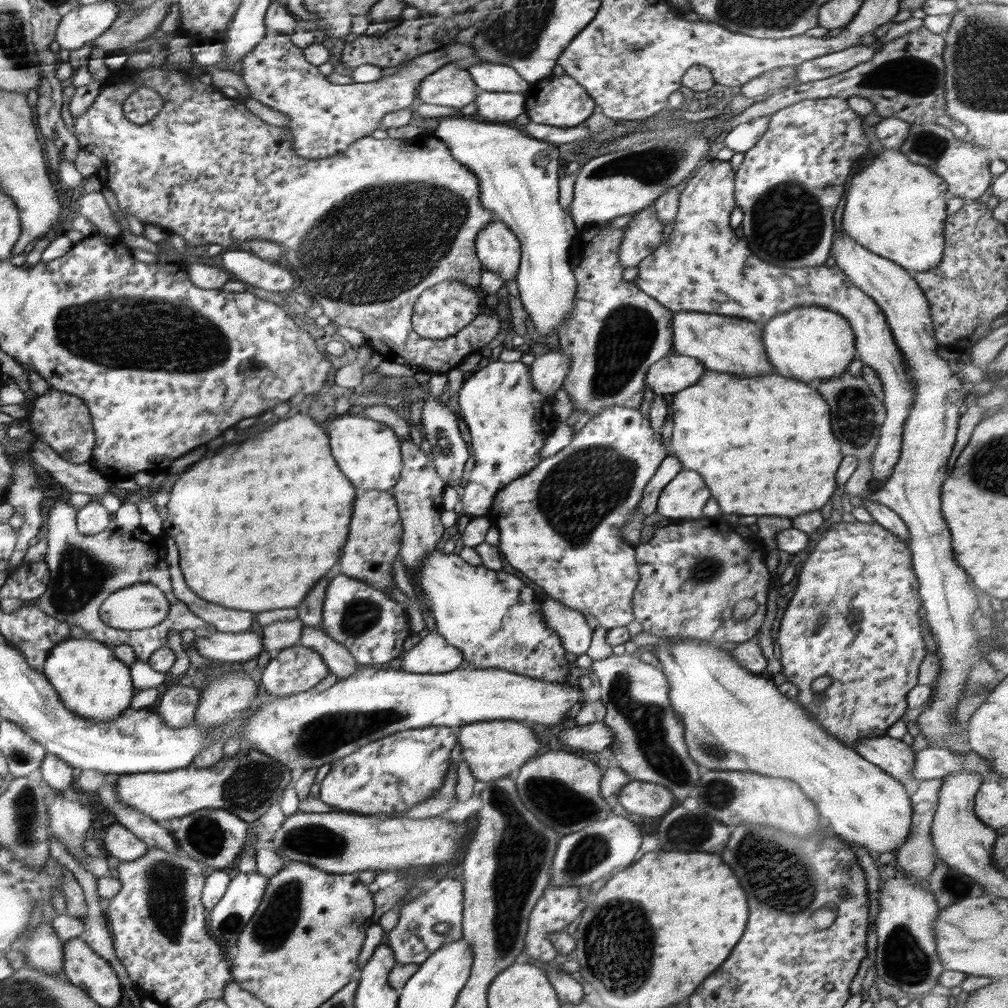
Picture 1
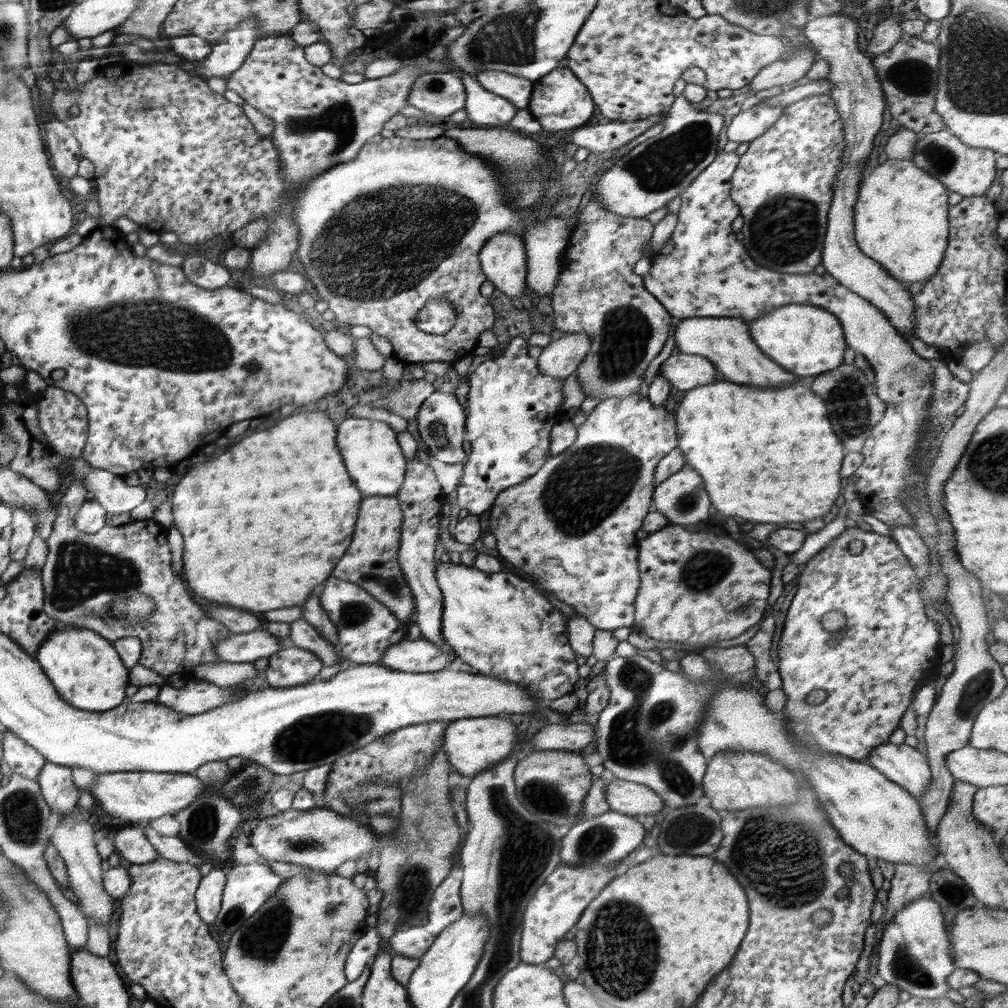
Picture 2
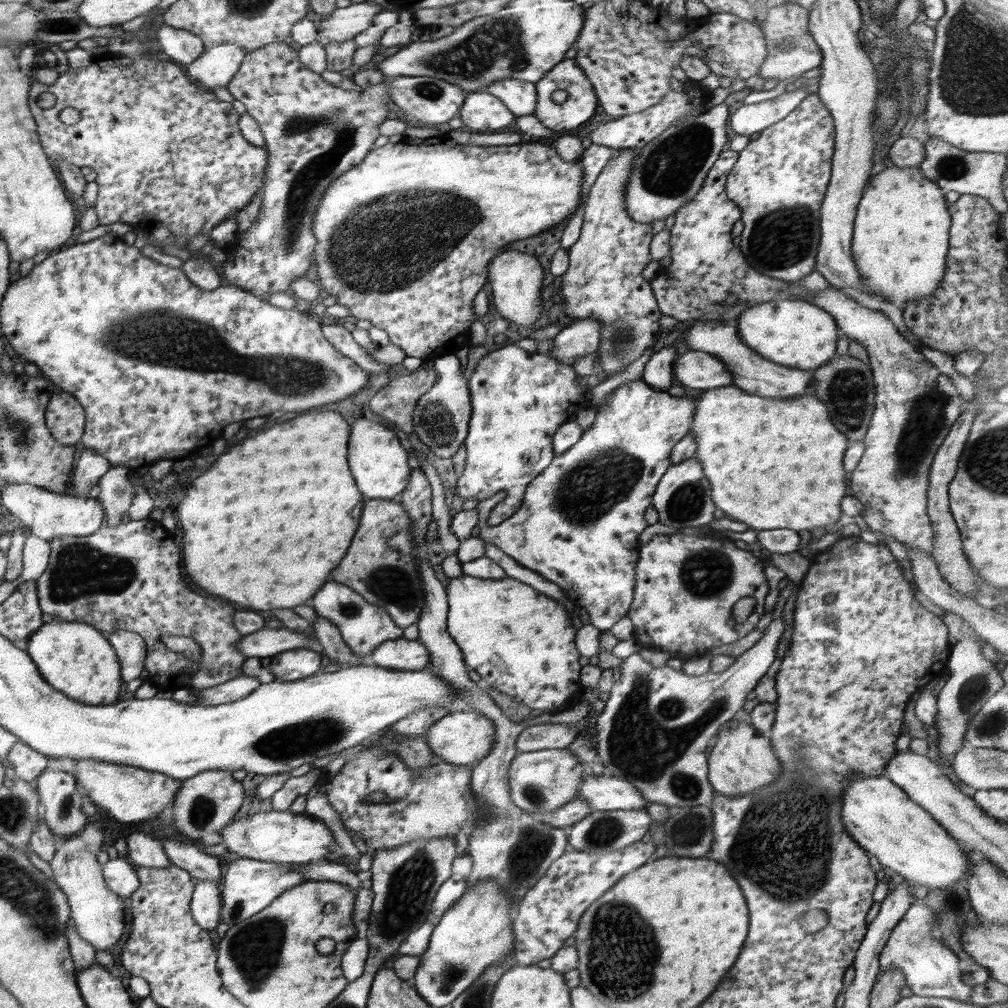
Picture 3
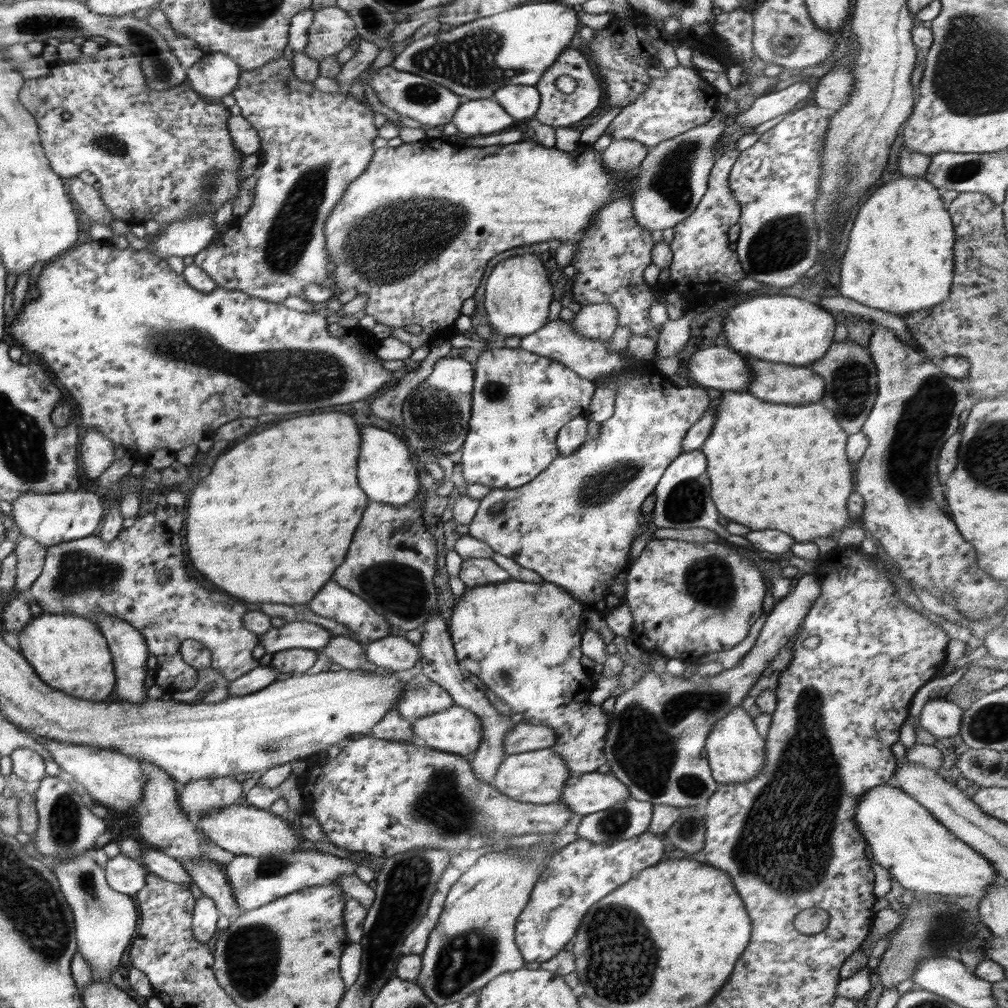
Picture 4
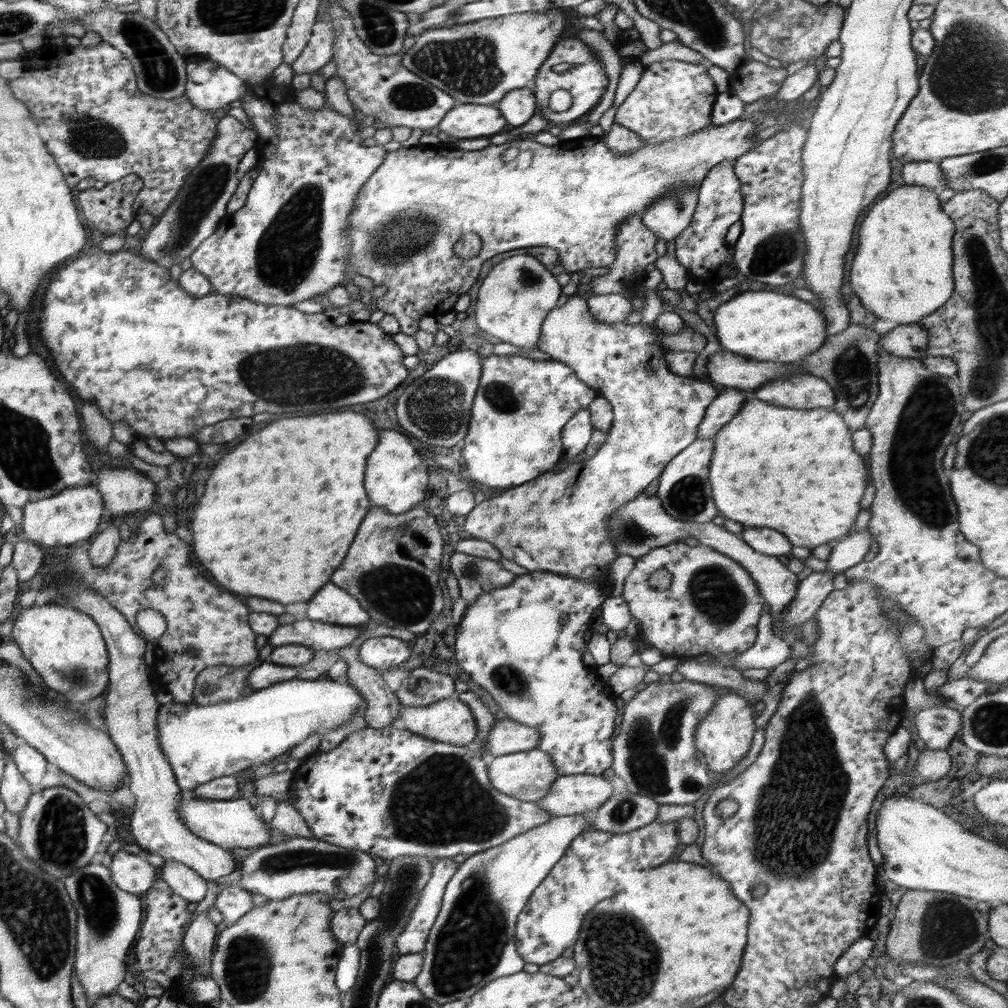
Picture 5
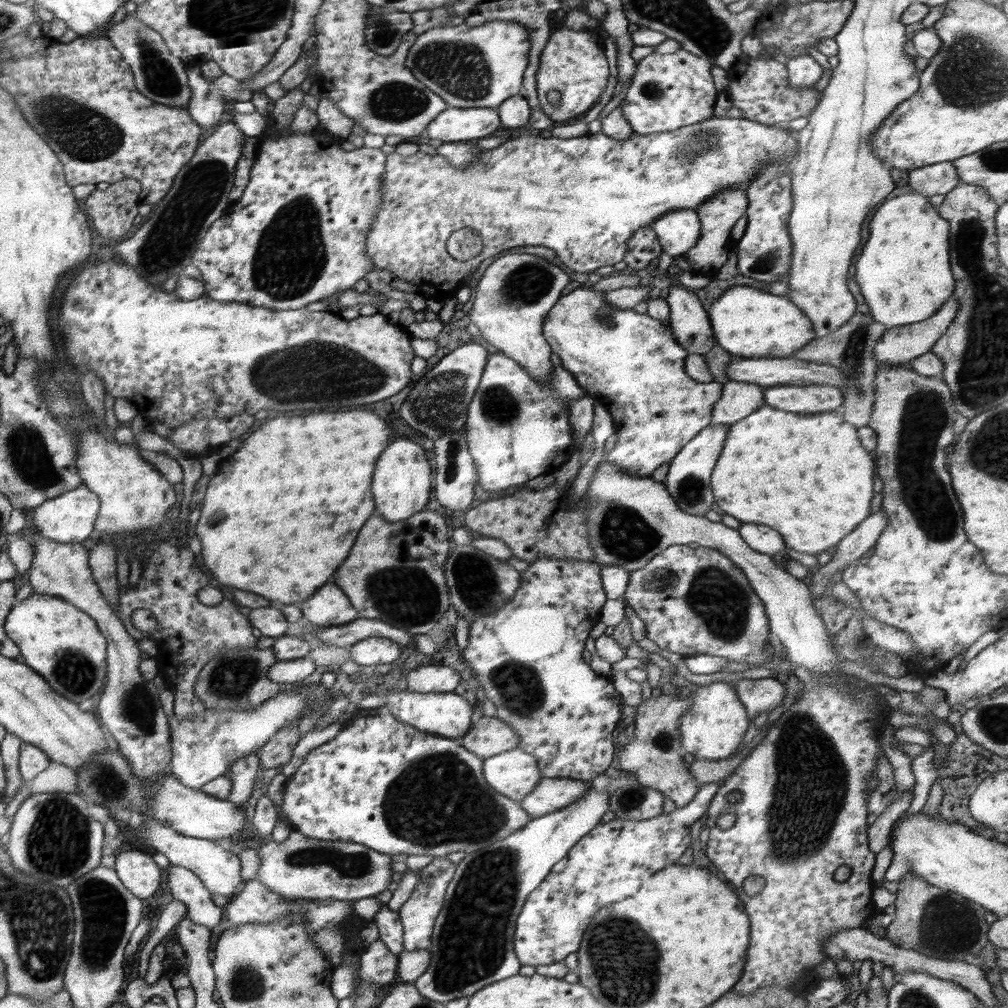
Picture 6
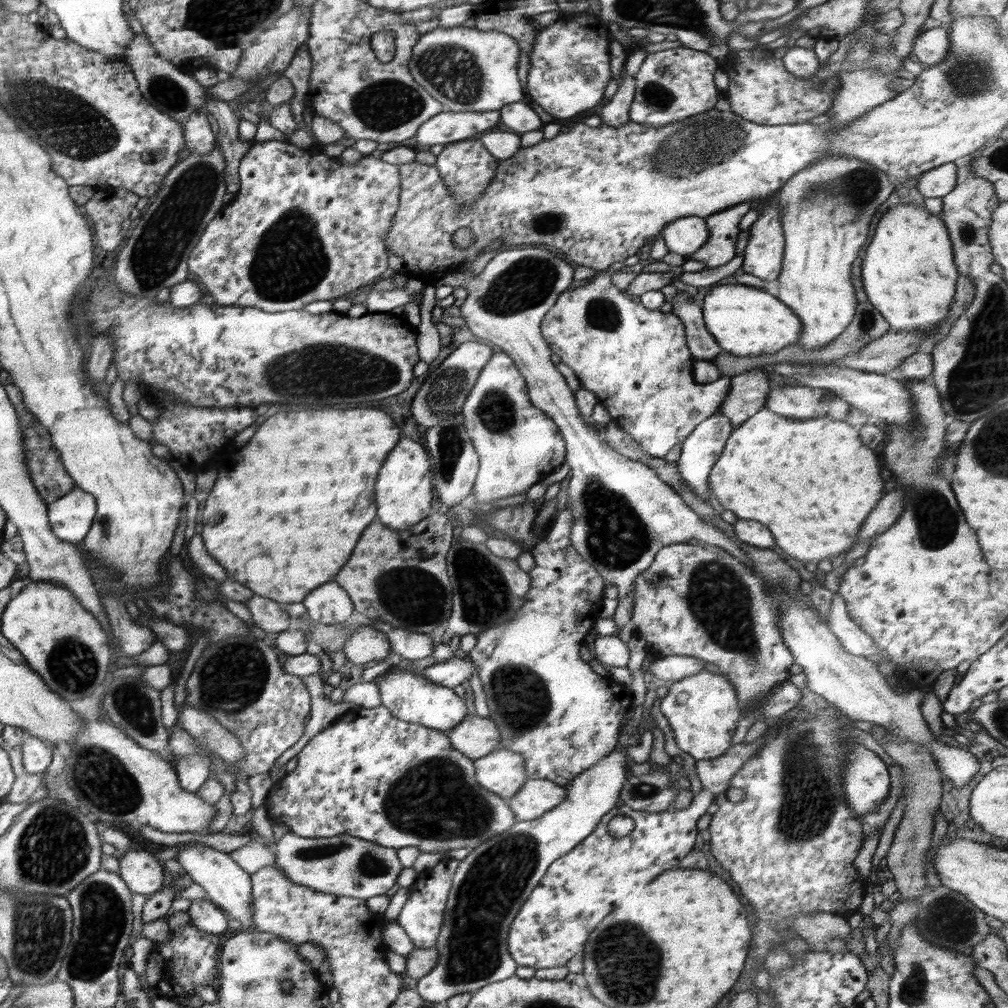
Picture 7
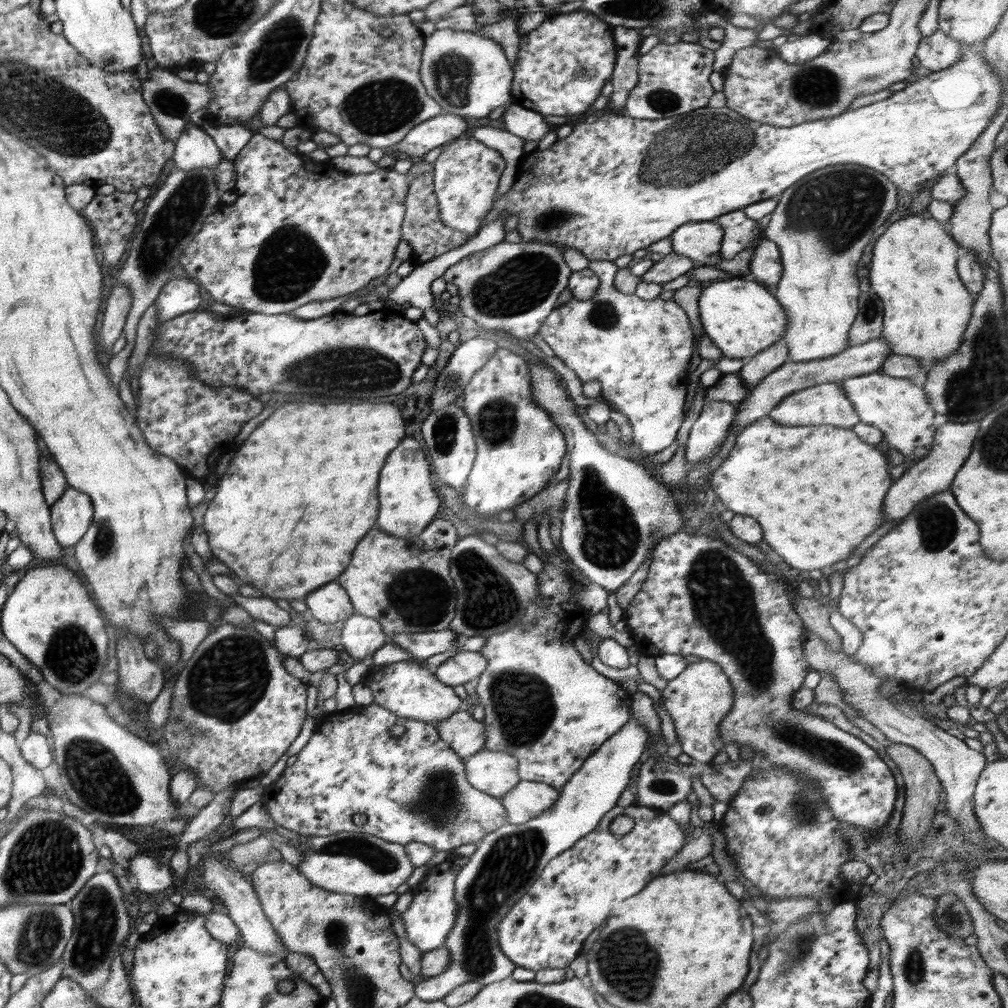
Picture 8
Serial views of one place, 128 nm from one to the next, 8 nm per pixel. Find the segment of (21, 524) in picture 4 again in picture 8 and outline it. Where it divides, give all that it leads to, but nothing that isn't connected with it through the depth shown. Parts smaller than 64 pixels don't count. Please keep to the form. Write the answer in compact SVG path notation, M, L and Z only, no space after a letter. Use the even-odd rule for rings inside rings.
M72 486L49 510L52 512L53 534L62 548L77 545L93 523L92 500Z

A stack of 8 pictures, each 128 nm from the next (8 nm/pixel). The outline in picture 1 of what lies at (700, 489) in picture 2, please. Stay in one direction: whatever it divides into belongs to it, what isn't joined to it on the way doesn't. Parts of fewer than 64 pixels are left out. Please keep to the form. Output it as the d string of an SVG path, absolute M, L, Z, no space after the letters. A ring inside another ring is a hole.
M683 468L663 488L657 501L657 513L670 521L702 518L706 502L710 502L710 490L706 490L702 476Z

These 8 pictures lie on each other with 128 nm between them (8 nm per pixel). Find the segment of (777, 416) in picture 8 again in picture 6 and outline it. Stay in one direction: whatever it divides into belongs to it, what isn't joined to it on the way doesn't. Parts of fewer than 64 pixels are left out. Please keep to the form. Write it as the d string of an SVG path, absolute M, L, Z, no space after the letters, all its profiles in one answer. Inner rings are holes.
M776 385L766 387L764 402L778 410L796 414L816 414L839 411L844 402L842 390L834 386Z

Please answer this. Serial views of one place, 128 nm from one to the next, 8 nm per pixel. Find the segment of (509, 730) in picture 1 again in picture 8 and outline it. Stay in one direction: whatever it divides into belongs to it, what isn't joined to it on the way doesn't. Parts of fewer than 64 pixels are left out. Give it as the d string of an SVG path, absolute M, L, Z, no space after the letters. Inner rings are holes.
M417 660L373 666L360 683L372 690L374 703L395 712L398 716L427 723L434 724L451 717L465 706L464 701L456 695L453 686L440 682L425 664L419 665Z

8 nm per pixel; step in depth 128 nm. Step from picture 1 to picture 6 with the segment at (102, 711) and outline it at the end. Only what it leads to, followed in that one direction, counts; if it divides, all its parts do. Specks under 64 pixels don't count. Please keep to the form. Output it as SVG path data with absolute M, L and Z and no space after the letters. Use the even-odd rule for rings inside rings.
M32 593L28 598L21 600L20 604L10 609L9 617L3 627L6 636L20 648L20 654L24 657L24 662L33 667L38 674L46 678L46 682L58 694L72 702L80 703L90 696L94 696L102 686L106 678L106 637L101 634L96 620L86 611L74 606L56 595L45 595Z

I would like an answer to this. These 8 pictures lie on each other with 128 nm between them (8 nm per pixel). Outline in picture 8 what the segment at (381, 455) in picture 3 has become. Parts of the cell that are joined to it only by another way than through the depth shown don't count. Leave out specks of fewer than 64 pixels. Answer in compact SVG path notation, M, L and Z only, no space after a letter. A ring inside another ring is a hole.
M404 437L380 472L380 514L376 520L380 530L398 538L408 538L418 536L436 519L441 501L430 480L431 471L424 445L414 437Z

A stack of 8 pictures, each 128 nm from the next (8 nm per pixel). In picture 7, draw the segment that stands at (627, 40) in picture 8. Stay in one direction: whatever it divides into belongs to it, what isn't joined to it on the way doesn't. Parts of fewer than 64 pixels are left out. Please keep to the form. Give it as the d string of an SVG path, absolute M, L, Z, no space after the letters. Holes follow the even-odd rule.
M623 70L616 93L602 108L600 115L602 123L606 123L610 127L620 127L620 125L628 123L630 121L629 110L634 100L634 94L635 78L627 76L626 71Z

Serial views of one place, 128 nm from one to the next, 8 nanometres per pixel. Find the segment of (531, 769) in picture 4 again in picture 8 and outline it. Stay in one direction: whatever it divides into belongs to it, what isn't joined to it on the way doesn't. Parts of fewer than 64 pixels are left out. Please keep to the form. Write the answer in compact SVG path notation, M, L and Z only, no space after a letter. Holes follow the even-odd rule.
M482 749L465 759L466 778L478 790L496 798L510 792L520 778L514 756Z

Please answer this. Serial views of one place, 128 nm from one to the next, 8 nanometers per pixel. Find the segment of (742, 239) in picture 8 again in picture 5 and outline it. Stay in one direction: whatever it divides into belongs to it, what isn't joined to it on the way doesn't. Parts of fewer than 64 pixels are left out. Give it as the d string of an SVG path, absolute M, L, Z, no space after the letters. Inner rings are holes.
M730 160L714 166L706 174L698 189L698 202L692 216L692 224L676 238L677 261L688 269L690 282L698 281L713 289L720 281L730 276L729 265L732 255L729 254L730 244L726 242L728 228L738 222L744 210L744 195L740 191L740 179L736 177Z

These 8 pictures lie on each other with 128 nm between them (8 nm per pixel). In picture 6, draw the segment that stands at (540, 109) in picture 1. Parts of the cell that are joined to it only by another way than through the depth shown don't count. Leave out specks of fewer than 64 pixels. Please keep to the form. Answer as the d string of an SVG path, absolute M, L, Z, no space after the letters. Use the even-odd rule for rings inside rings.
M566 26L552 32L549 42L540 54L535 82L540 107L554 122L564 122L568 118L589 111L604 92L609 79L609 65L606 59L604 39L598 28L591 31L569 30ZM556 90L560 94L560 103L556 107L548 106L548 91Z

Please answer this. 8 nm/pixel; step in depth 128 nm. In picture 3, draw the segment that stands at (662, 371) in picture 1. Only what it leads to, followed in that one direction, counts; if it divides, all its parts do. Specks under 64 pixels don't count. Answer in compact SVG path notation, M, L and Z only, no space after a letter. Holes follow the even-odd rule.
M689 350L679 355L673 364L674 376L683 386L698 389L714 389L732 386L734 377L726 365L712 355L702 350Z

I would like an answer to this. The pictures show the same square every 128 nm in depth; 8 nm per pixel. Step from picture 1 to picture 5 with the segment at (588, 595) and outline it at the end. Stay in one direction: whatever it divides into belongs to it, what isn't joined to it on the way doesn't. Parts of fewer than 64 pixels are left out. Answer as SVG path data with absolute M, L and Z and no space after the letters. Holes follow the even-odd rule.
M570 295L568 300L563 306L554 307L542 324L542 330L540 332L540 340L538 340L538 350L540 352L546 352L550 355L550 360L563 362L570 366L574 370L574 374L582 381L586 382L588 386L595 390L597 396L602 396L610 402L610 406L613 408L613 421L612 428L607 432L607 439L600 449L592 455L590 458L583 460L580 463L575 463L570 466L566 466L562 471L555 472L556 468L546 471L540 474L532 481L526 482L524 485L518 487L512 487L504 490L499 490L496 494L488 495L480 505L474 505L474 509L466 515L466 522L464 522L464 532L468 532L471 537L481 538L490 542L495 548L500 550L501 555L510 561L514 561L516 564L527 568L529 571L546 571L556 574L568 575L568 577L578 577L578 579L584 579L584 581L598 581L604 589L606 596L610 596L610 586L608 584L608 571L610 571L610 564L618 558L615 556L614 546L608 540L608 530L605 528L605 521L611 516L611 513L619 508L620 505L624 505L626 502L631 502L636 498L637 494L645 491L645 488L655 479L662 474L664 467L679 453L690 446L690 443L696 440L698 436L698 426L702 424L706 410L710 403L718 396L718 390L712 383L700 382L692 379L692 377L685 377L677 375L676 373L668 369L668 361L664 359L664 354L668 354L668 349L662 347L656 336L660 336L658 328L656 326L644 325L643 323L632 324L626 321L620 321L616 323L602 323L598 321L592 313L590 313L590 307L588 307L587 295Z

